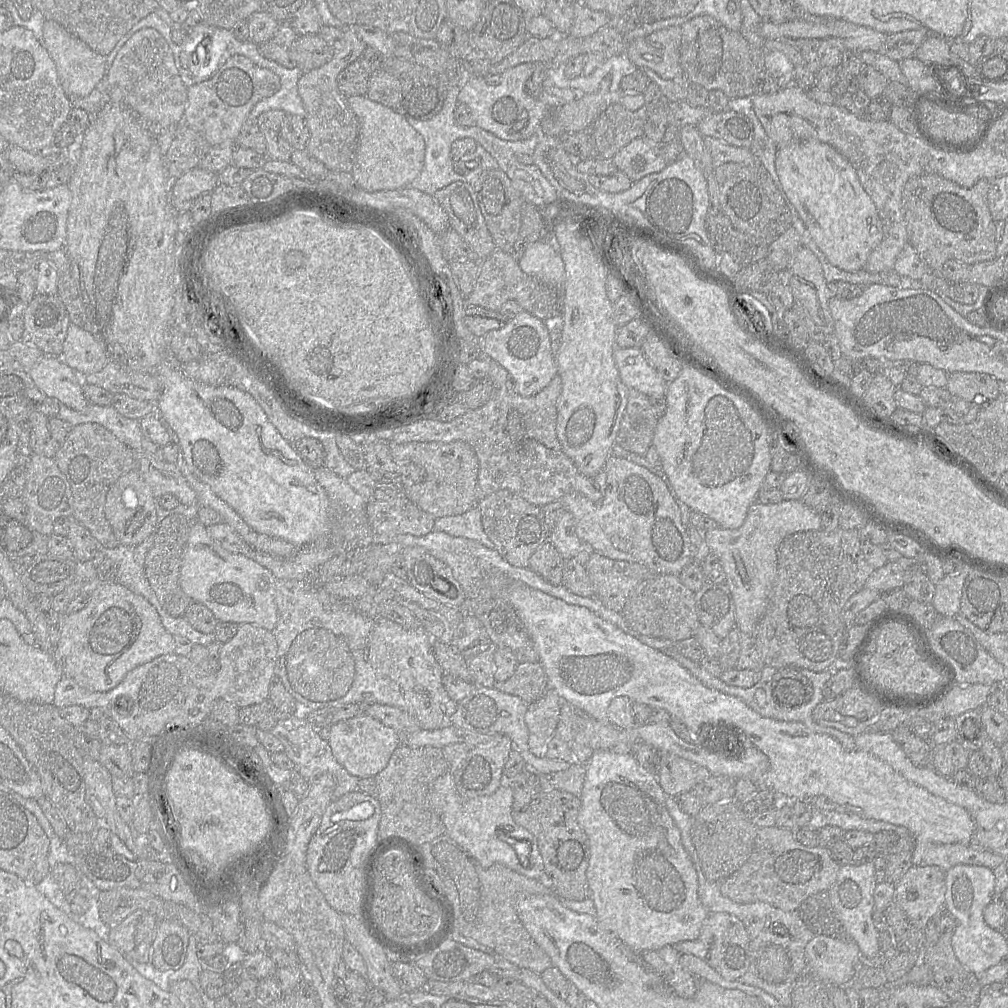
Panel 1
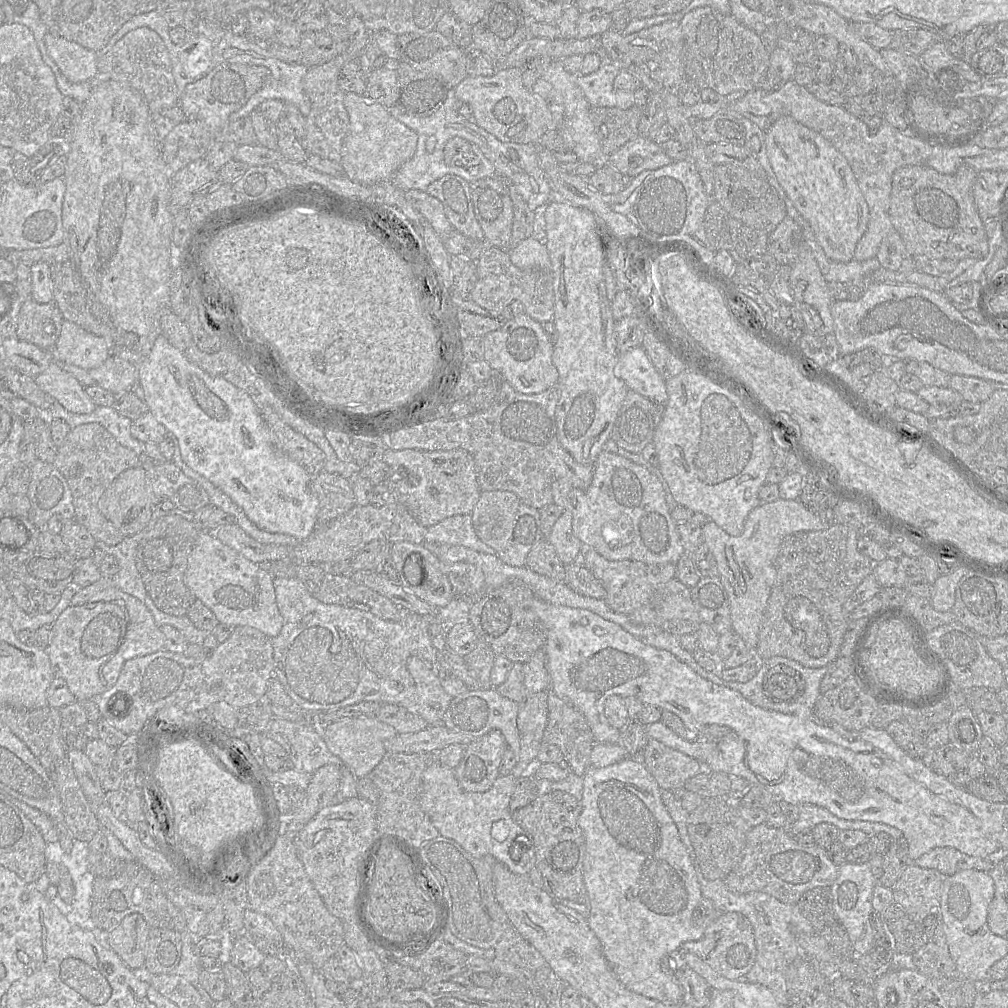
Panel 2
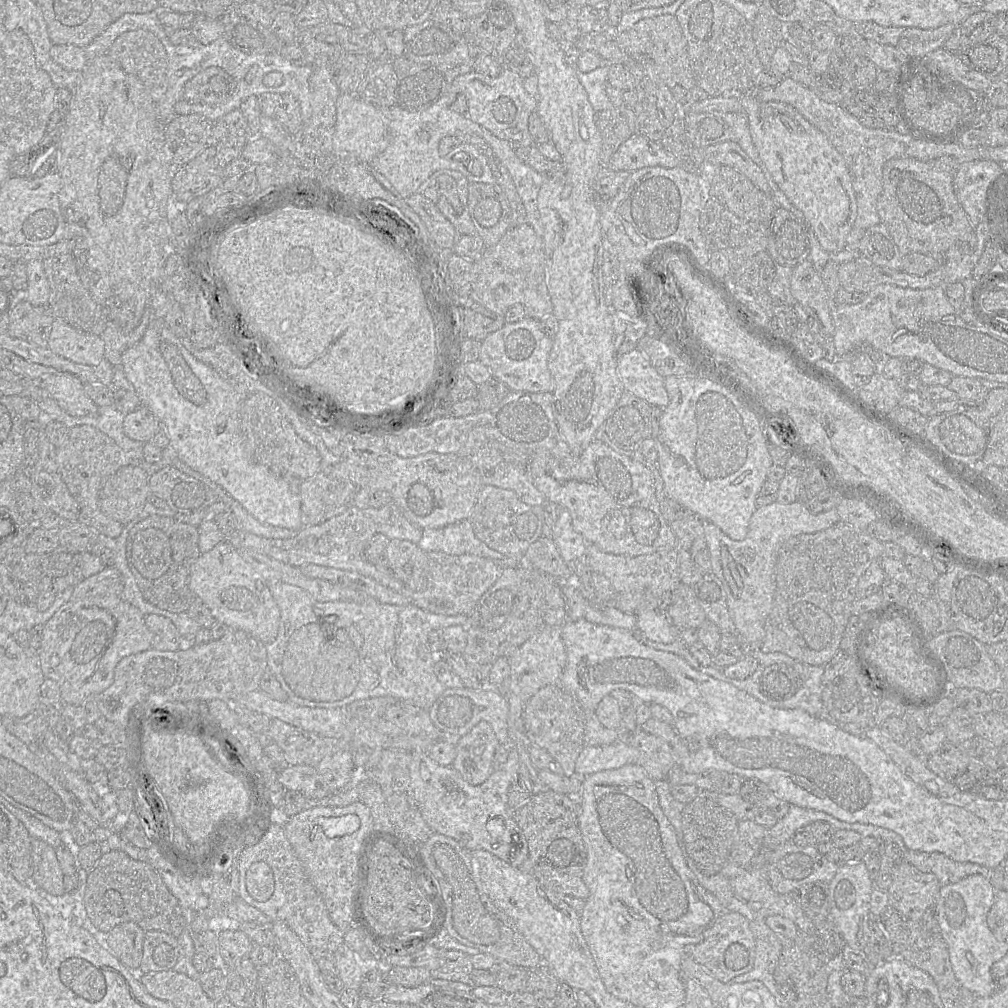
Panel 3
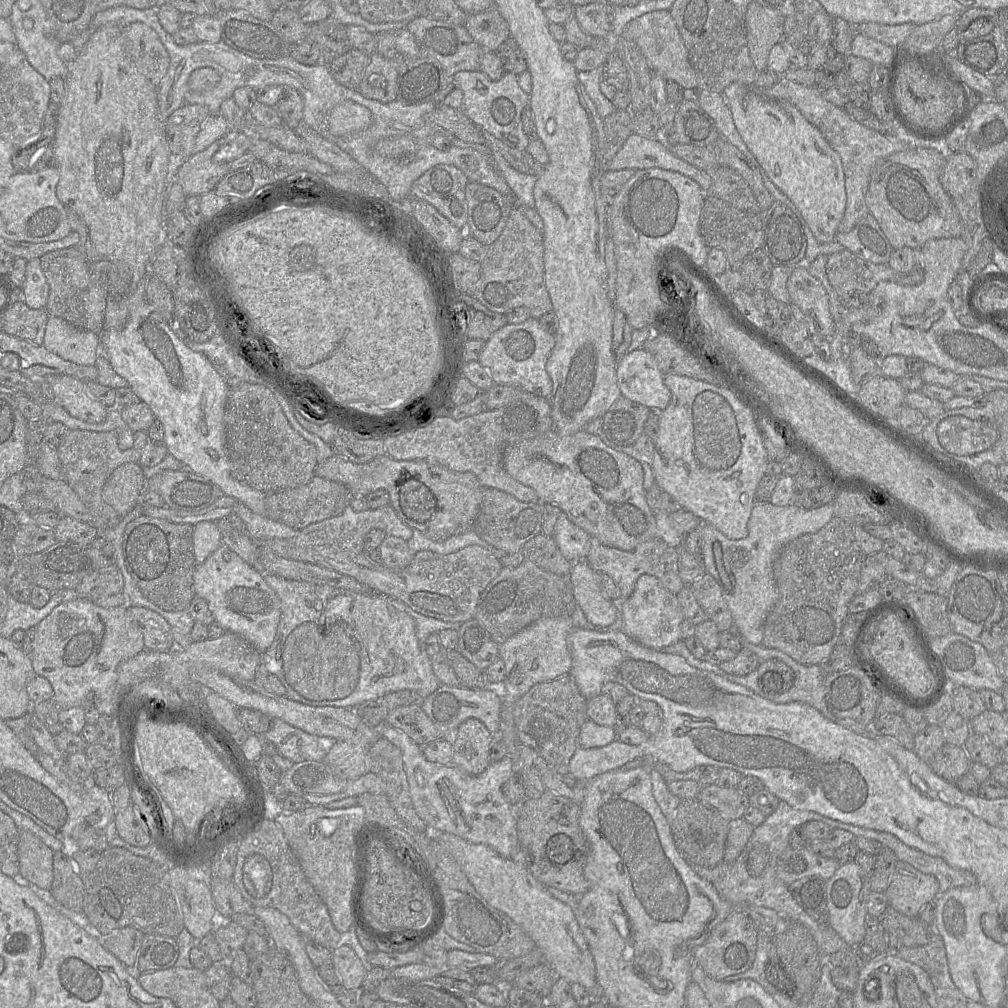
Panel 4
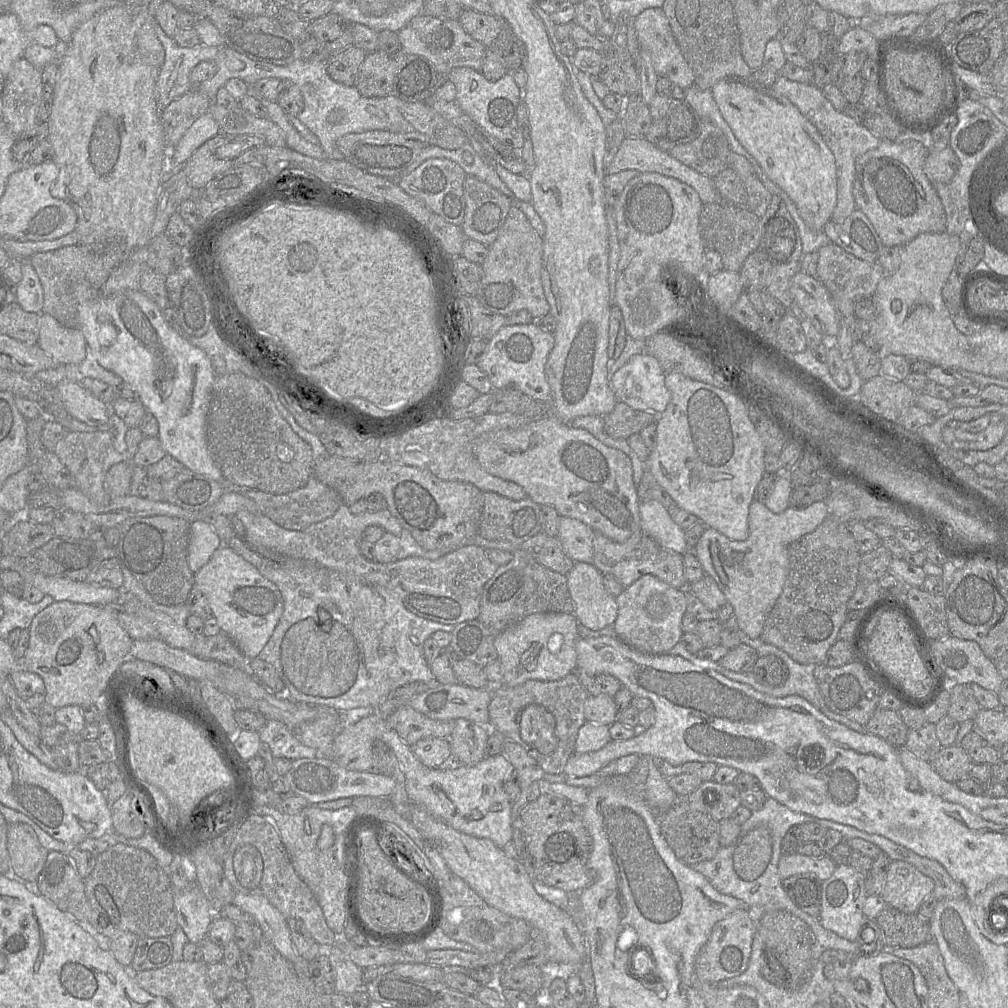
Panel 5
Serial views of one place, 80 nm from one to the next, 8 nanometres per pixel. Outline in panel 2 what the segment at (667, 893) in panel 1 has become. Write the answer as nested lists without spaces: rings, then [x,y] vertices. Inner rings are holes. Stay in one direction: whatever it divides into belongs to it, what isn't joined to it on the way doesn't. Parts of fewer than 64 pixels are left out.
[[[626,757],[607,767],[589,767],[583,775],[583,793],[580,800],[581,813],[578,818],[578,824],[585,839],[583,881],[590,905],[590,913],[587,920],[590,928],[601,943],[604,957],[621,983],[629,990],[653,1000],[668,1004],[677,1004],[682,1002],[682,989],[676,980],[662,969],[662,961],[669,954],[680,952],[680,947],[683,943],[701,939],[706,928],[722,913],[714,907],[709,899],[703,896],[695,868],[685,845],[681,841],[677,826],[662,801],[661,792],[662,789],[659,787],[655,778],[640,760]]]

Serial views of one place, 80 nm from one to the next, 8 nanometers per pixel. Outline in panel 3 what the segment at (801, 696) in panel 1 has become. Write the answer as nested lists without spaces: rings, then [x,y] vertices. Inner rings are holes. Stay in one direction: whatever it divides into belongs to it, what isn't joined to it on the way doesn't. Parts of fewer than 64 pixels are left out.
[[[775,663],[764,668],[760,678],[760,691],[775,703],[796,694],[802,685],[798,672],[791,666]]]

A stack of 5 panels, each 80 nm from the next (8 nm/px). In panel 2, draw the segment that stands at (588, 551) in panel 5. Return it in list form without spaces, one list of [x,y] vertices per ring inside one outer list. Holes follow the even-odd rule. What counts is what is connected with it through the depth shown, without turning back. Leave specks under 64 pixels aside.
[[[564,510],[554,524],[548,540],[564,565],[574,562],[576,557],[583,552],[584,545],[573,533],[570,511]]]

